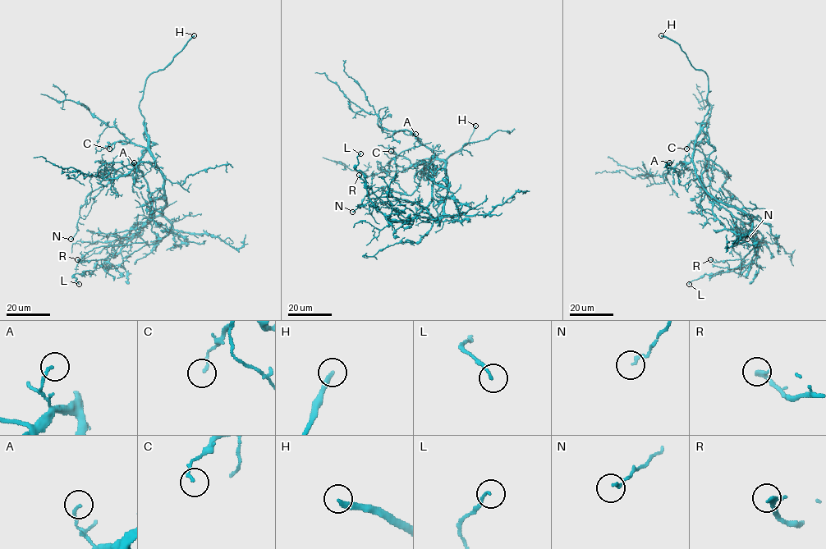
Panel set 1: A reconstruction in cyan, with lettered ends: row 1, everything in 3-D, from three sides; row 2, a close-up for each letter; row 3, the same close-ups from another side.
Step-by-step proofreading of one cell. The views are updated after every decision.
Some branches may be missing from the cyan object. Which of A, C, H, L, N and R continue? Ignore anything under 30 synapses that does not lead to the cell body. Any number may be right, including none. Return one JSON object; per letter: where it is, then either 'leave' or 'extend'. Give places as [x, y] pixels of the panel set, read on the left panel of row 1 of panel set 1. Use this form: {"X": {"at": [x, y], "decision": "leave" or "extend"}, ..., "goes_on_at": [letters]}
{"A": {"at": [134, 162], "decision": "leave"}, "C": {"at": [109, 148], "decision": "leave"}, "H": {"at": [194, 35], "decision": "extend"}, "L": {"at": [79, 284], "decision": "leave"}, "N": {"at": [71, 239], "decision": "leave"}, "R": {"at": [77, 259], "decision": "leave"}, "goes_on_at": ["H"]}

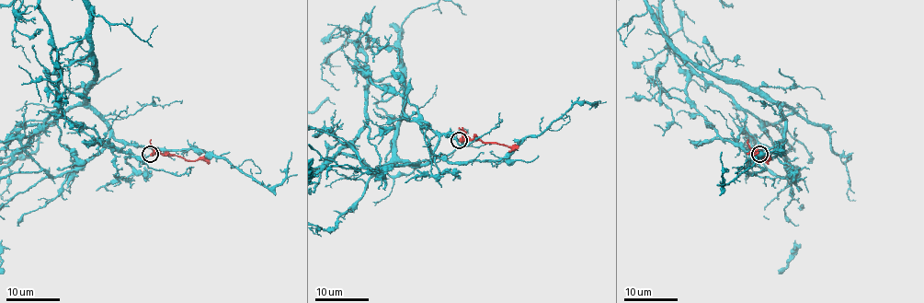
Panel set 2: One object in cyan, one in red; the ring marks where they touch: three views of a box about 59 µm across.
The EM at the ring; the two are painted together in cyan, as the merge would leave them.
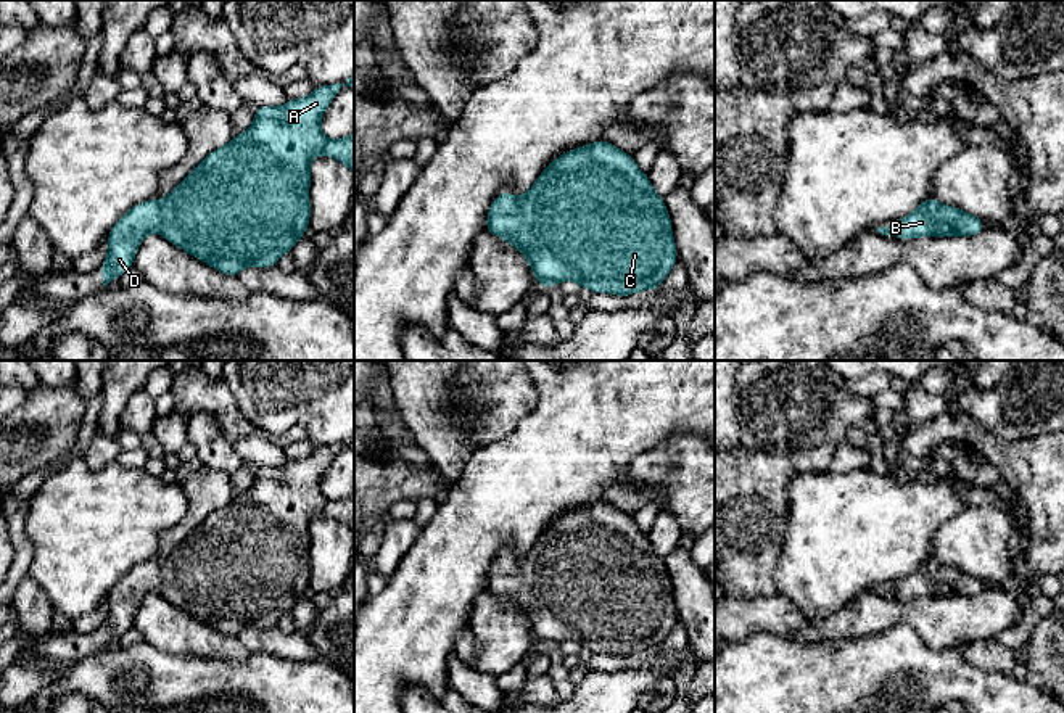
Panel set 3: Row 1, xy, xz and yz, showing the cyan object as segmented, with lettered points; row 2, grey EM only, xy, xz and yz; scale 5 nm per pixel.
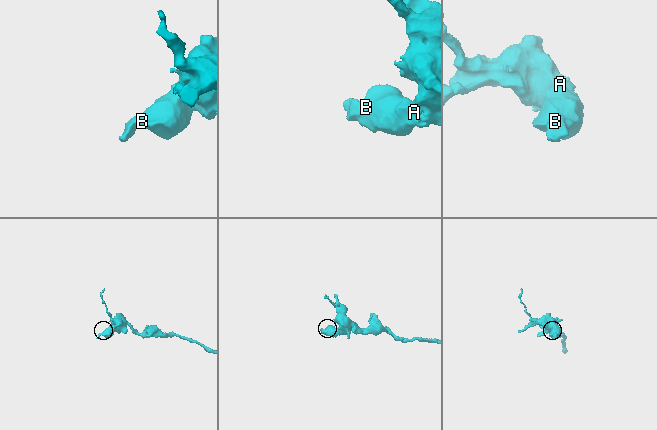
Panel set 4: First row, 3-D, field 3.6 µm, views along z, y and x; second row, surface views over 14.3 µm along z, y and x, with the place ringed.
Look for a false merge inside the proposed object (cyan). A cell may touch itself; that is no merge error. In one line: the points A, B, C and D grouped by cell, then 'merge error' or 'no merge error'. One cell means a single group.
A B C D | no merge error

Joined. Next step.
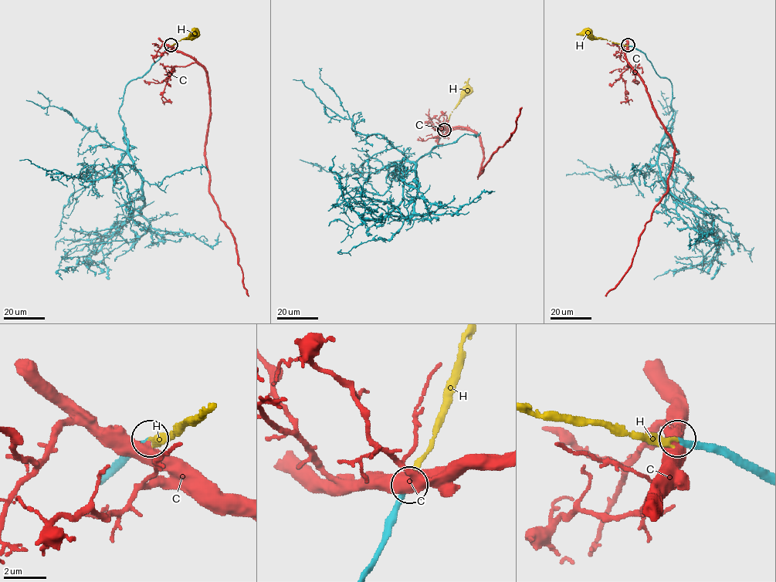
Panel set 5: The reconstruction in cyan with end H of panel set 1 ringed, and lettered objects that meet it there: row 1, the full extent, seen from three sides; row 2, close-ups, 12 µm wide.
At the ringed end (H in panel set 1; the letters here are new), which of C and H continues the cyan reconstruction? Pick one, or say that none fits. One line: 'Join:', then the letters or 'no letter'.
Join: H

